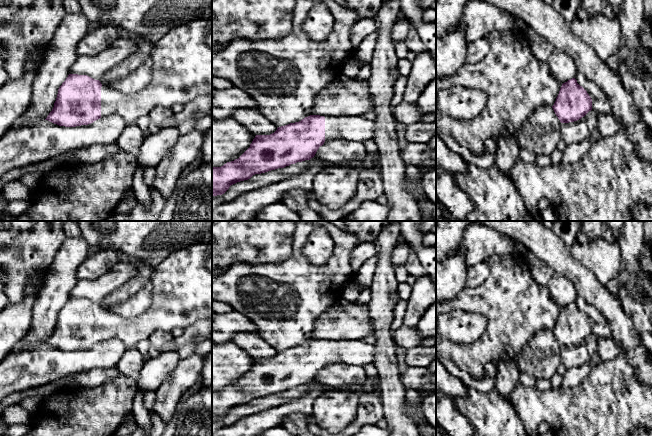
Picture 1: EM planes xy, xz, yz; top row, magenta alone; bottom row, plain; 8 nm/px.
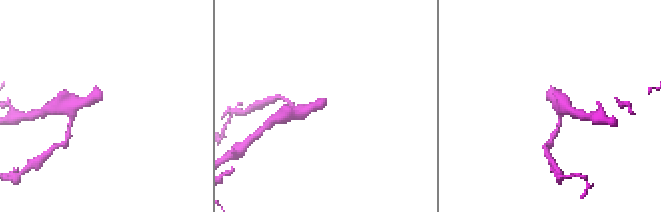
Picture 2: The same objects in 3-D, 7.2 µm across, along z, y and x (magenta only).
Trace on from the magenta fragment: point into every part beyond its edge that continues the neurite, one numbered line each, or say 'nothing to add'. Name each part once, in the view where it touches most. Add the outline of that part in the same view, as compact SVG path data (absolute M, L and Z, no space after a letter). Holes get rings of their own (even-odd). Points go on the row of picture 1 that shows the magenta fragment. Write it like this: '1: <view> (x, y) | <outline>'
1: xy (182, 58) | M198 17L172 27L154 41L150 57L152 80L143 90L124 94L102 84L101 118L117 115L133 125L142 116L212 95L210 17Z

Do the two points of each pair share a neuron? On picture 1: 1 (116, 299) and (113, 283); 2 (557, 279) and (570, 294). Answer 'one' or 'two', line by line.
1: two
2: one

